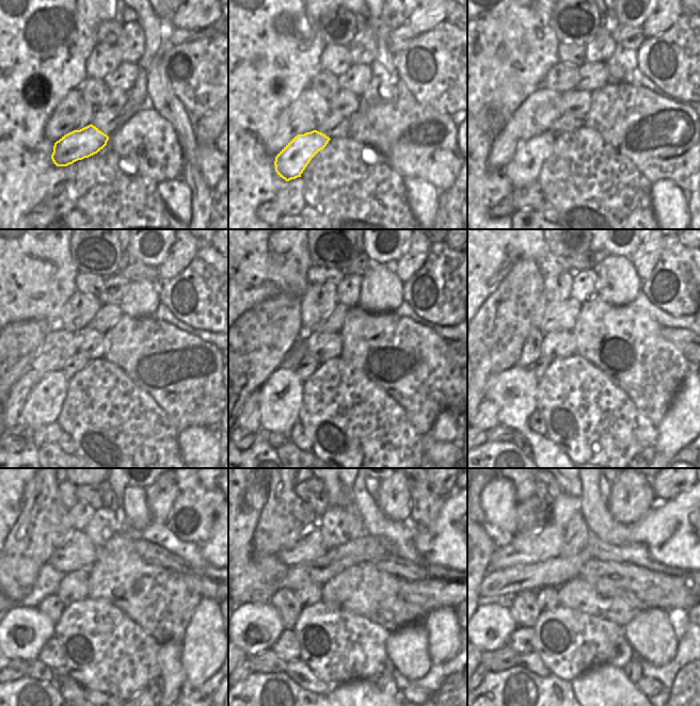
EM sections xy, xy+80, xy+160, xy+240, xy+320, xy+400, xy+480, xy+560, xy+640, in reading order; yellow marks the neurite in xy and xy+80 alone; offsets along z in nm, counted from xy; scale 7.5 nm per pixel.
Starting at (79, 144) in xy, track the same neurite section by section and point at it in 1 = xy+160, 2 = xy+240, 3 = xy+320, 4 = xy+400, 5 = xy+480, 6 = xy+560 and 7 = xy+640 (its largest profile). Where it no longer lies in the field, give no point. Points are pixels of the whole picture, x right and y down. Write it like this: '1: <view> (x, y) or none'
1: xy+160 (524, 167)
2: xy+240 (44, 403)
3: xy+320 (280, 398)
4: xy+400 (513, 391)
5: xy+480 (20, 632)
6: xy+560 (254, 627)
7: xy+640 (491, 624)

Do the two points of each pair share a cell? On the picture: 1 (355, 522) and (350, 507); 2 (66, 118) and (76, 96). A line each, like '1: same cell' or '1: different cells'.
1: same cell
2: same cell

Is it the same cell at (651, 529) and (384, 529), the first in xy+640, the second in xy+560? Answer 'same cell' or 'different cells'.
different cells

